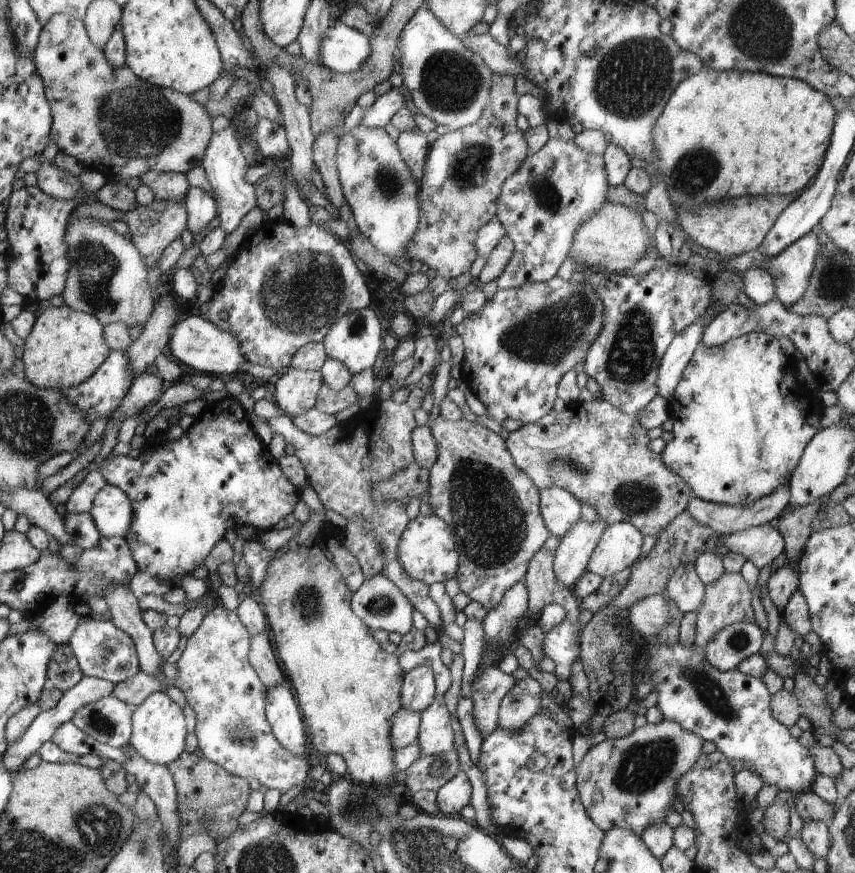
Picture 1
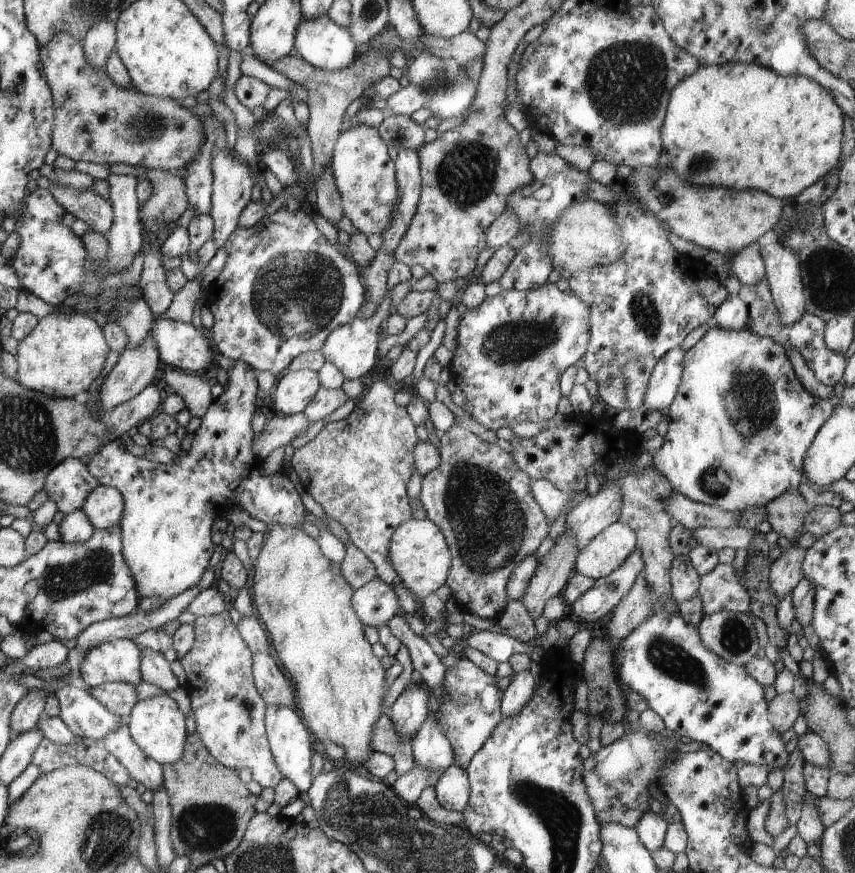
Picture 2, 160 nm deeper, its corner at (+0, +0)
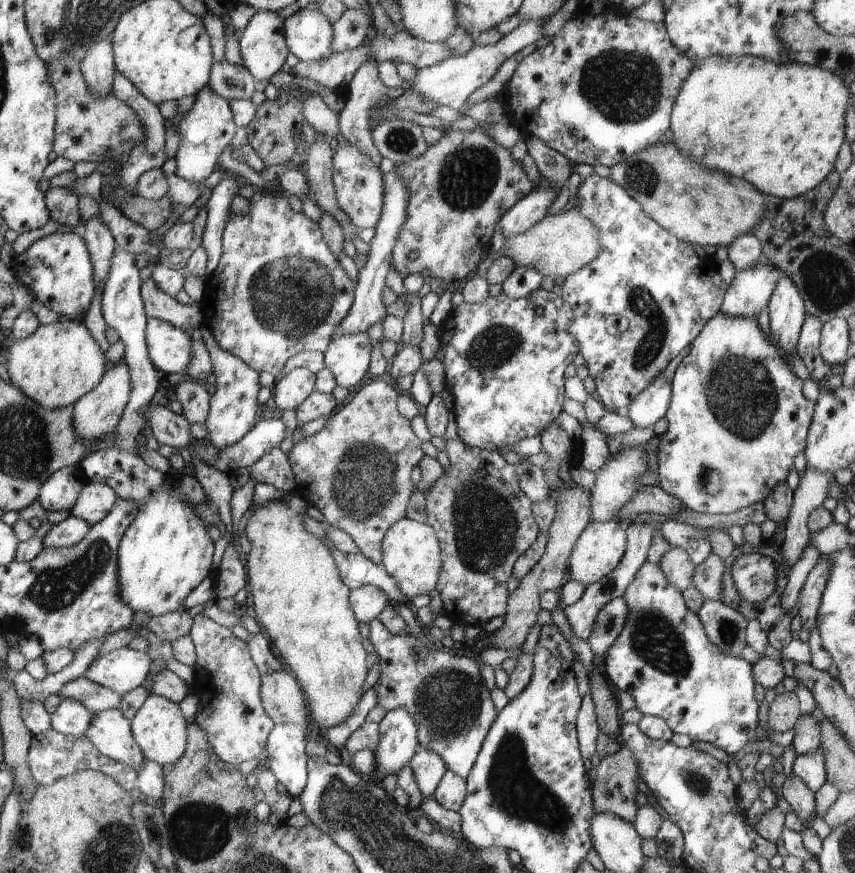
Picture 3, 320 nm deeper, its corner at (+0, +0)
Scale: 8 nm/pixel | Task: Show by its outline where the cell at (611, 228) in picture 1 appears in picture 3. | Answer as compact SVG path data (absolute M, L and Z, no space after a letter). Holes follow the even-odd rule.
M569 207L557 215L546 215L522 234L506 237L500 251L517 267L532 267L543 276L564 278L598 256L603 249L598 235L598 229L590 219L582 216L578 209Z

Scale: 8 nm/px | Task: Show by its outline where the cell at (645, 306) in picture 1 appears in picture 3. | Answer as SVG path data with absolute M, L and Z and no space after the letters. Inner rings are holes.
M592 173L582 178L574 208L598 229L603 249L586 266L570 273L561 286L562 298L573 312L569 331L578 343L589 375L594 377L594 397L606 410L622 412L702 332L706 321L721 310L727 285L718 273L714 257L700 257L692 243L678 240L663 229L610 177Z

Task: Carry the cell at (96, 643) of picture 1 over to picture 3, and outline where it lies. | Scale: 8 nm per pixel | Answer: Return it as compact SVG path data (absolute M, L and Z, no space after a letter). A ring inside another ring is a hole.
M122 647L107 655L98 656L88 667L84 677L100 686L125 695L133 691L149 675L152 657L146 651Z

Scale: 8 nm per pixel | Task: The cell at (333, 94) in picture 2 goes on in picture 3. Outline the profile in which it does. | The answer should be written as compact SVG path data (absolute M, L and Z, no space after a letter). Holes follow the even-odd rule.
M316 134L316 143L310 145L310 150L302 171L309 189L307 198L312 200L324 212L328 213L338 224L341 224L346 240L359 233L357 226L340 208L335 195L333 183L333 150L324 135Z

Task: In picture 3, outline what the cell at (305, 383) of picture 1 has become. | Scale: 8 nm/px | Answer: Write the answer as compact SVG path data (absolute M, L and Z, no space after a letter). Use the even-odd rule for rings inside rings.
M296 367L281 380L275 381L274 402L280 410L298 408L316 390L317 375L310 369Z

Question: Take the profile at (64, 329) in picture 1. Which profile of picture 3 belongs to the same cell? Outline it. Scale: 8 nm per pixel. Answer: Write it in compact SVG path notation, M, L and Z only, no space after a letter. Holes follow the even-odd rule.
M60 318L56 323L40 325L34 334L14 341L7 350L10 382L50 410L72 407L100 384L106 372L106 358L82 321Z

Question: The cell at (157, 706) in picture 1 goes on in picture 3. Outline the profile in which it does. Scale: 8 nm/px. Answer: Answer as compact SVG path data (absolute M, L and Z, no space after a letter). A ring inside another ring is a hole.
M149 695L134 718L131 718L134 740L145 753L146 759L161 765L174 764L185 754L186 728L189 728L189 724L186 724L186 718L180 709L178 704L166 697Z

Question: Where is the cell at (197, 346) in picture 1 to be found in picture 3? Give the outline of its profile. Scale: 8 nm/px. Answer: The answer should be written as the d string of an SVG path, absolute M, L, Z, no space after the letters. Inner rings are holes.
M150 317L145 334L149 357L161 375L184 373L190 360L191 334Z

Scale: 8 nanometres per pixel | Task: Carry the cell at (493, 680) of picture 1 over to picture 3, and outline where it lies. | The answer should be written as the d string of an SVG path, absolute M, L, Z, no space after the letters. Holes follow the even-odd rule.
M377 618L372 619L368 626L367 638L374 645L380 664L380 676L373 686L377 694L377 705L386 712L397 708L407 709L418 727L417 737L420 746L441 756L448 771L466 779L497 715L490 692L480 673L479 663L466 656L450 654L450 650L442 648L427 632L422 632L426 637L422 638L409 633L407 627L401 633L394 634Z

